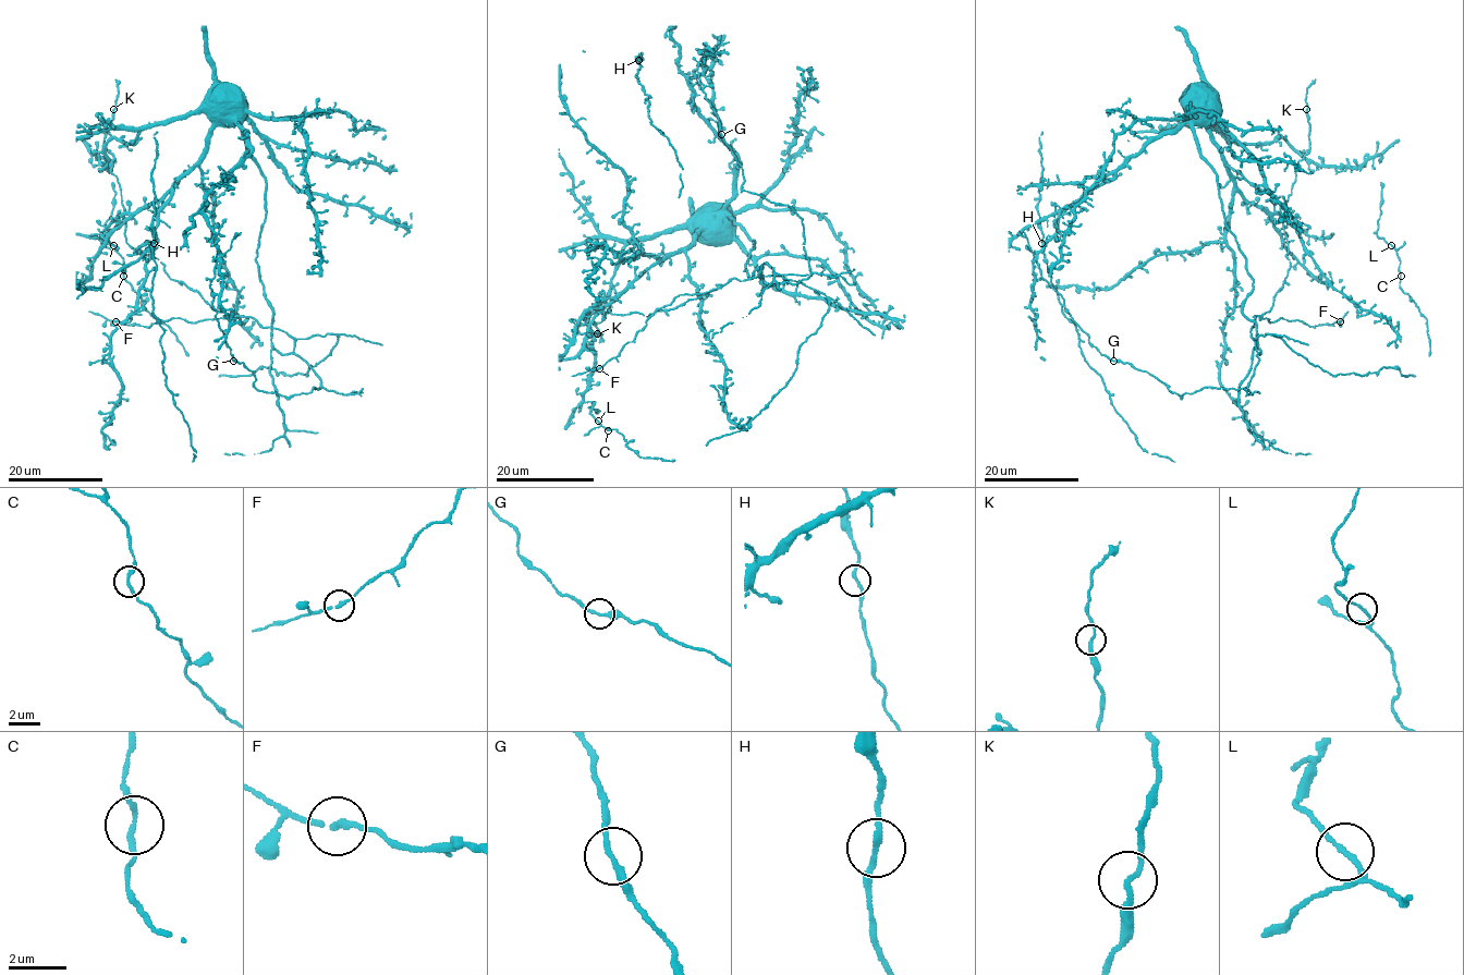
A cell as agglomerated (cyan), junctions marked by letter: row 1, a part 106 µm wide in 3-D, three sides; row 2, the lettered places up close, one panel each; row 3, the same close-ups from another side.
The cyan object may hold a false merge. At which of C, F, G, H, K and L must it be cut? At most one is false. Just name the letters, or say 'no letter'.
no letter

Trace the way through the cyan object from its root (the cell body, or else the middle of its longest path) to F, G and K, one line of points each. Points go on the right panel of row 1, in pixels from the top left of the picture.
F: (1186, 100), (1253, 280), (1242, 312), (1256, 326), (1258, 354), (1253, 317), (1340, 320)
G: (1186, 100), (1186, 117), (1075, 200), (1036, 253), (1040, 276), (1062, 297), (1088, 341), (1113, 360)
K: (1186, 100), (1187, 110), (1221, 154), (1234, 186), (1248, 202), (1281, 215), (1296, 165), (1309, 149), (1306, 109)

